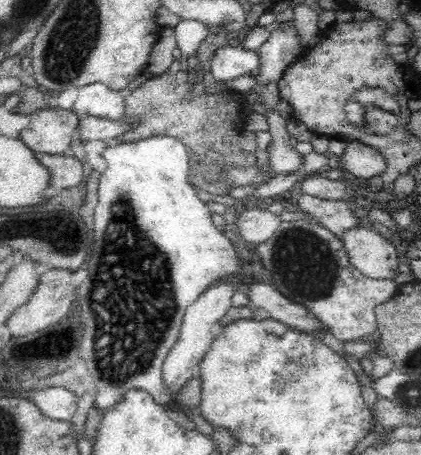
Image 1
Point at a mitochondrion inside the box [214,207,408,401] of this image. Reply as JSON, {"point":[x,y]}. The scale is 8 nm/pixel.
{"point":[306,266]}

